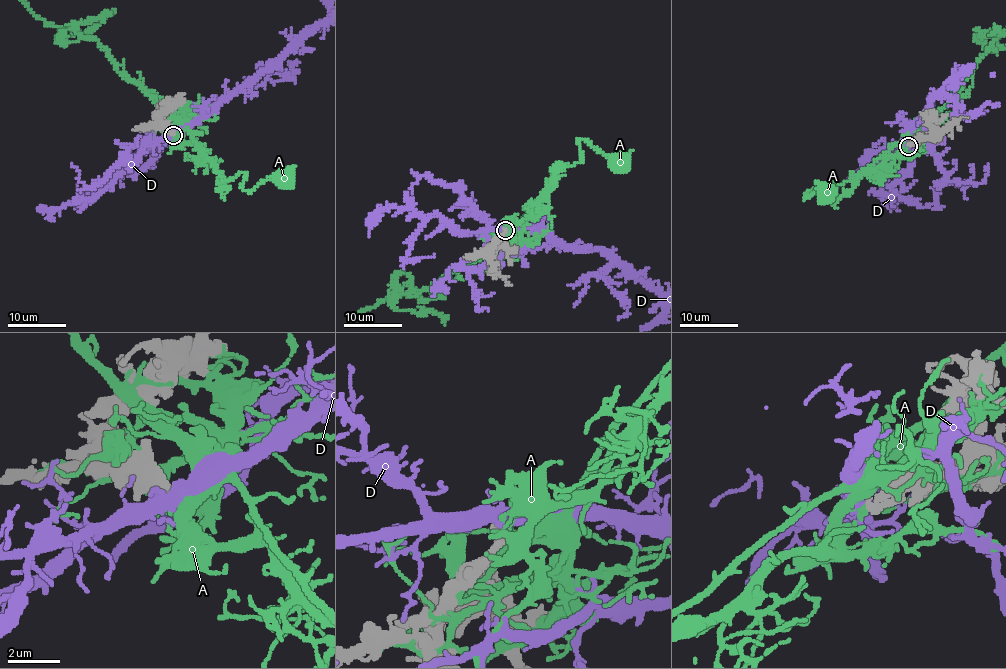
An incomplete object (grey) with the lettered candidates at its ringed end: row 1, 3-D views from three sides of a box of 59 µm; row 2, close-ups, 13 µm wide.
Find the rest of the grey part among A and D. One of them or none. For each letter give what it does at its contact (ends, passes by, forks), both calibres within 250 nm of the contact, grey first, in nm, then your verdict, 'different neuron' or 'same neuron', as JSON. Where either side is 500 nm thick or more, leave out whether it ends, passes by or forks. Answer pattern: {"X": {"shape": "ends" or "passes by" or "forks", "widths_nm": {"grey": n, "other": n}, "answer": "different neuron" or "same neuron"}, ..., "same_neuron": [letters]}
{"A": {"shape": "ends", "widths_nm": {"grey": 320, "other": 240}, "answer": "different neuron"}, "D": {"shape": "forks", "widths_nm": {"grey": 320, "other": 440}, "answer": "different neuron"}, "same_neuron": []}

